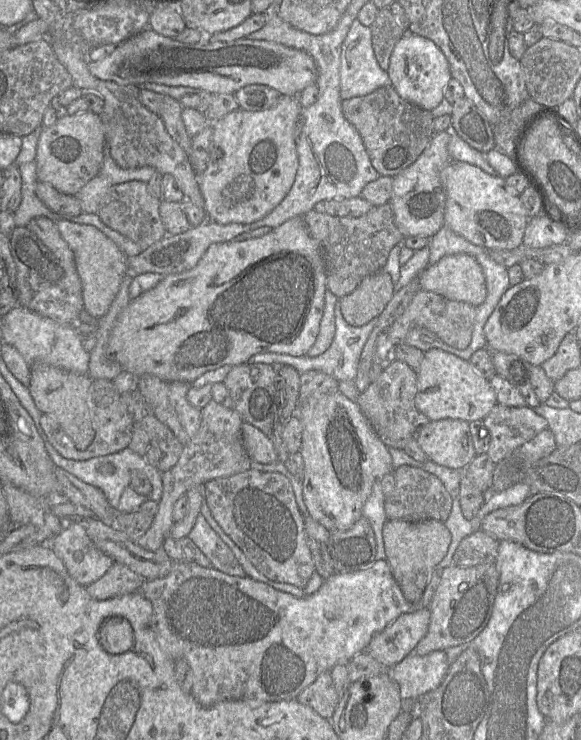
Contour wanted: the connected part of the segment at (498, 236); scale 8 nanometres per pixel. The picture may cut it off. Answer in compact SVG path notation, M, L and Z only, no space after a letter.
M451 160L441 172L441 181L446 195L444 224L453 232L485 249L512 249L522 243L530 218L520 200L520 194L506 184L505 178L489 175L467 162Z

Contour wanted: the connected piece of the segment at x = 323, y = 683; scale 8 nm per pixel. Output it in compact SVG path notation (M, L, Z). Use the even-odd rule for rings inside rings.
M330 671L321 673L295 699L301 704L311 707L323 718L330 719L338 704L338 694Z

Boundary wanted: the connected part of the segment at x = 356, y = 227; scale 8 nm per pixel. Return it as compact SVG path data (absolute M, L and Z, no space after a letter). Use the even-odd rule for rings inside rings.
M389 202L360 217L336 217L311 210L303 219L310 236L321 248L327 288L338 299L353 292L366 276L383 269L391 249L402 245L405 238L395 224Z

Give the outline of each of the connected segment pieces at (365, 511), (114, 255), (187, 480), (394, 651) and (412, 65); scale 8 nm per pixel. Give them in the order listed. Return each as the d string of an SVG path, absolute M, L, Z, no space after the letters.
M380 480L373 484L372 491L362 508L362 517L366 518L376 538L376 560L385 560L386 552L383 540L383 526L388 520L385 513L385 500Z
M59 218L56 224L75 256L76 269L82 283L84 310L94 318L103 317L129 271L128 258L115 242L95 226L77 224L65 218Z
M214 399L201 410L201 423L193 438L184 445L177 463L162 473L163 493L150 528L138 539L140 547L148 551L162 550L165 538L175 523L173 507L189 489L219 477L231 476L251 468L242 437L243 421L234 408L226 408Z
M428 607L402 614L372 637L366 651L385 667L392 668L414 652L427 633L429 621Z
M410 32L395 45L387 73L401 98L429 111L441 103L444 89L452 78L449 62L441 49L432 40Z

